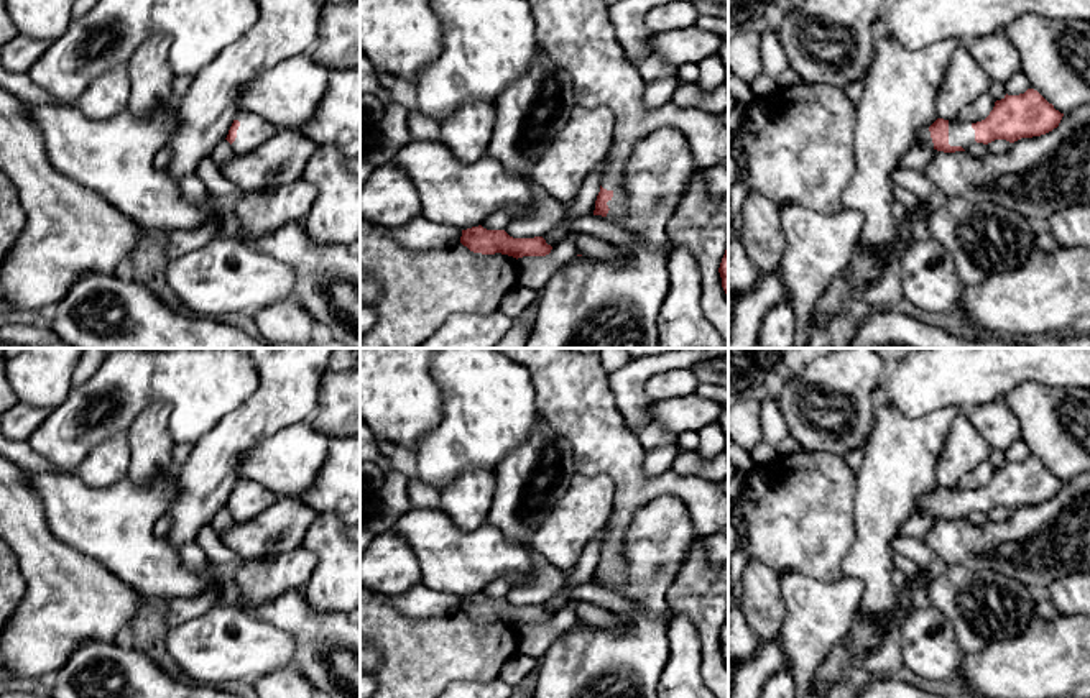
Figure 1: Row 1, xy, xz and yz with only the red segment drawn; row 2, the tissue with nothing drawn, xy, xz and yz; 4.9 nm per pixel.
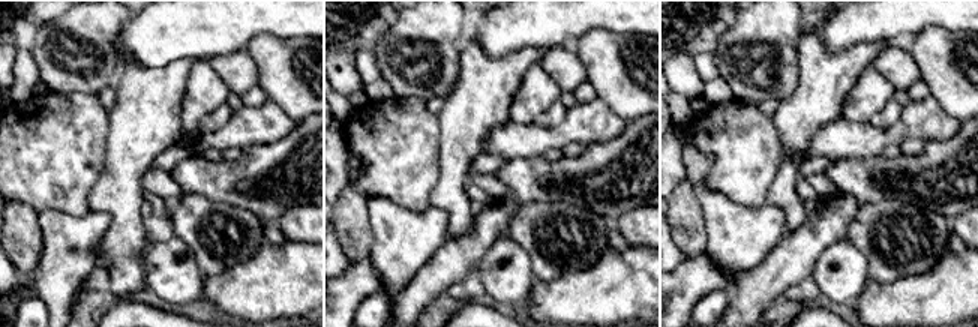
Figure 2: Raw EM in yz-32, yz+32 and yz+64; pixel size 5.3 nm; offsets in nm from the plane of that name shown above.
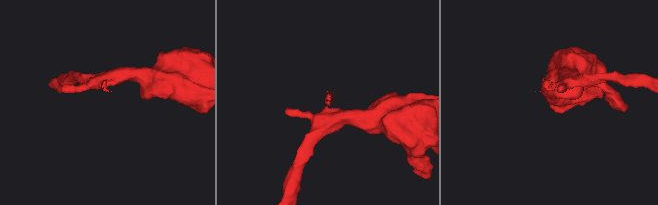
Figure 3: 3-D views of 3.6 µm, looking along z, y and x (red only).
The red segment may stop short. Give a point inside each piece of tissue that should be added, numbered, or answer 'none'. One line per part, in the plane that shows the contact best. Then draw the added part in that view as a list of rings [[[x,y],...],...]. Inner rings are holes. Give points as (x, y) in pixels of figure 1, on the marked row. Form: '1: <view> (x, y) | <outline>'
1: xz (579, 35) | [[[526,0],[534,15],[538,39],[544,53],[569,72],[574,95],[579,107],[607,107],[615,115],[613,145],[608,154],[602,187],[613,192],[607,202],[608,214],[595,215],[600,220],[618,223],[626,210],[623,189],[625,171],[635,146],[651,131],[661,126],[681,130],[690,146],[694,164],[699,169],[712,168],[728,158],[728,126],[717,115],[700,108],[681,108],[667,102],[658,108],[644,105],[646,82],[640,74],[638,64],[630,61],[620,46],[610,7],[603,0]]]

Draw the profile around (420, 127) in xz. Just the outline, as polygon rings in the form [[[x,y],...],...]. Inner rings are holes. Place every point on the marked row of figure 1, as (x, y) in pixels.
[[[419,113],[409,115],[408,128],[413,140],[427,140],[427,141],[441,140],[439,123]]]

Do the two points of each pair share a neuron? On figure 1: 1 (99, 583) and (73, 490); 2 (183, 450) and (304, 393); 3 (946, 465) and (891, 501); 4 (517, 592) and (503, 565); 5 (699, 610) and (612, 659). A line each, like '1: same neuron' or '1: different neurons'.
1: different neurons
2: different neurons
3: different neurons
4: different neurons
5: different neurons

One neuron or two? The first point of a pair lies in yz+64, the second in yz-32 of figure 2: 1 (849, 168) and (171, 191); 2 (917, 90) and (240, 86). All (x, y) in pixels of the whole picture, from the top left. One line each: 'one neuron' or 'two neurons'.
1: two neurons
2: two neurons

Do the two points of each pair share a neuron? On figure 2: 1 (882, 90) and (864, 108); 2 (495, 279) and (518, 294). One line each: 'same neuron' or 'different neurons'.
1: same neuron
2: same neuron

